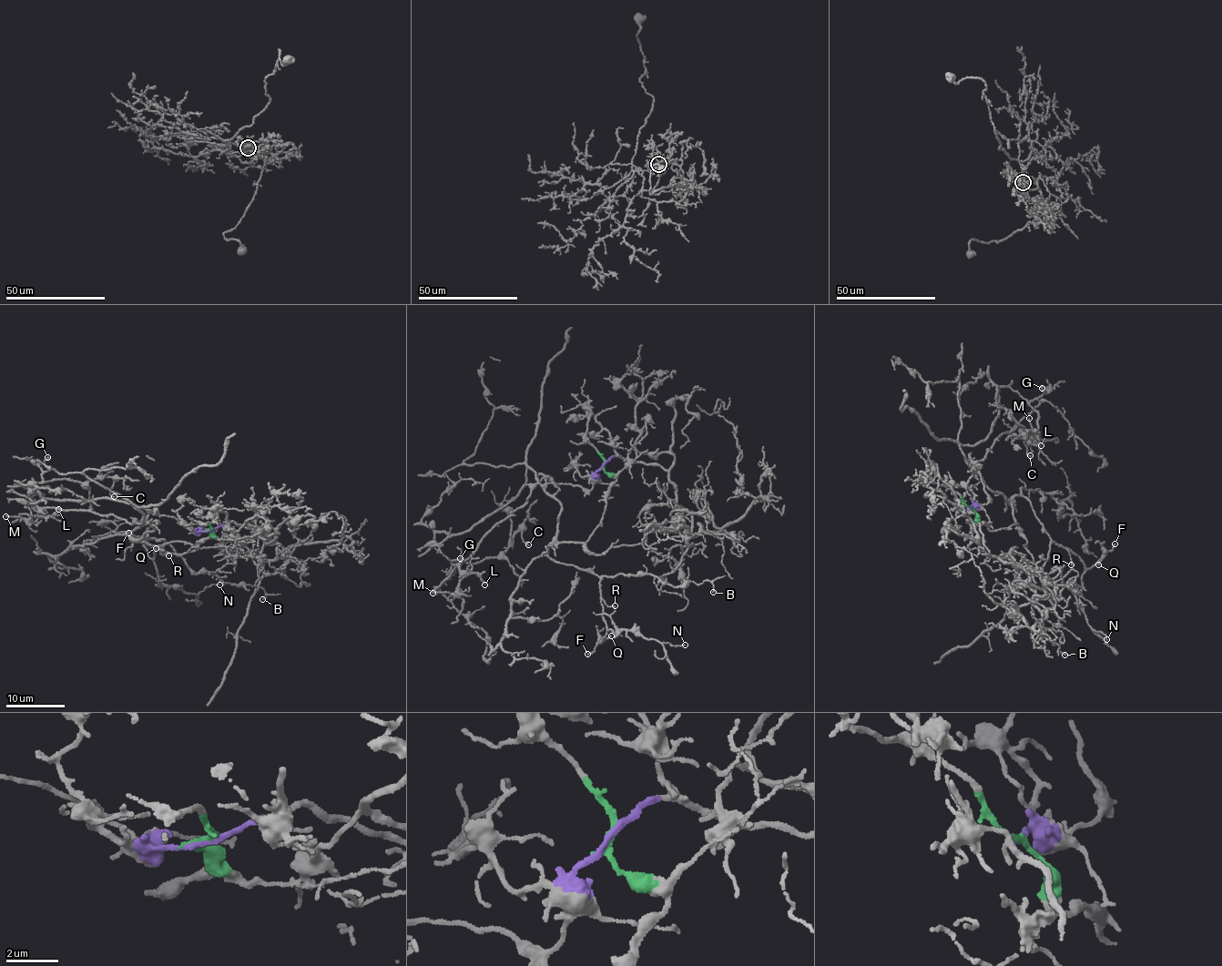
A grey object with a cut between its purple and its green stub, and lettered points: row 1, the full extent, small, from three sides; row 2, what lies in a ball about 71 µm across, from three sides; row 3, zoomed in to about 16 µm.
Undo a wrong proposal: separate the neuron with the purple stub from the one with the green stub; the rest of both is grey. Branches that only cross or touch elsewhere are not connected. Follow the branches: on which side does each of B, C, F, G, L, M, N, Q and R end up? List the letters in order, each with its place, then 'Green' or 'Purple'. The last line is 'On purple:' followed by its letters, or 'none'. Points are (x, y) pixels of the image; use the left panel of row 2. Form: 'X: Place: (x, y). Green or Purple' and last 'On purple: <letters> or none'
B: Place: (262, 599). Green
C: Place: (114, 496). Green
F: Place: (128, 533). Green
G: Place: (47, 457). Green
L: Place: (58, 509). Green
M: Place: (5, 516). Green
N: Place: (219, 584). Green
Q: Place: (156, 548). Green
R: Place: (168, 555). Green
On purple: none

